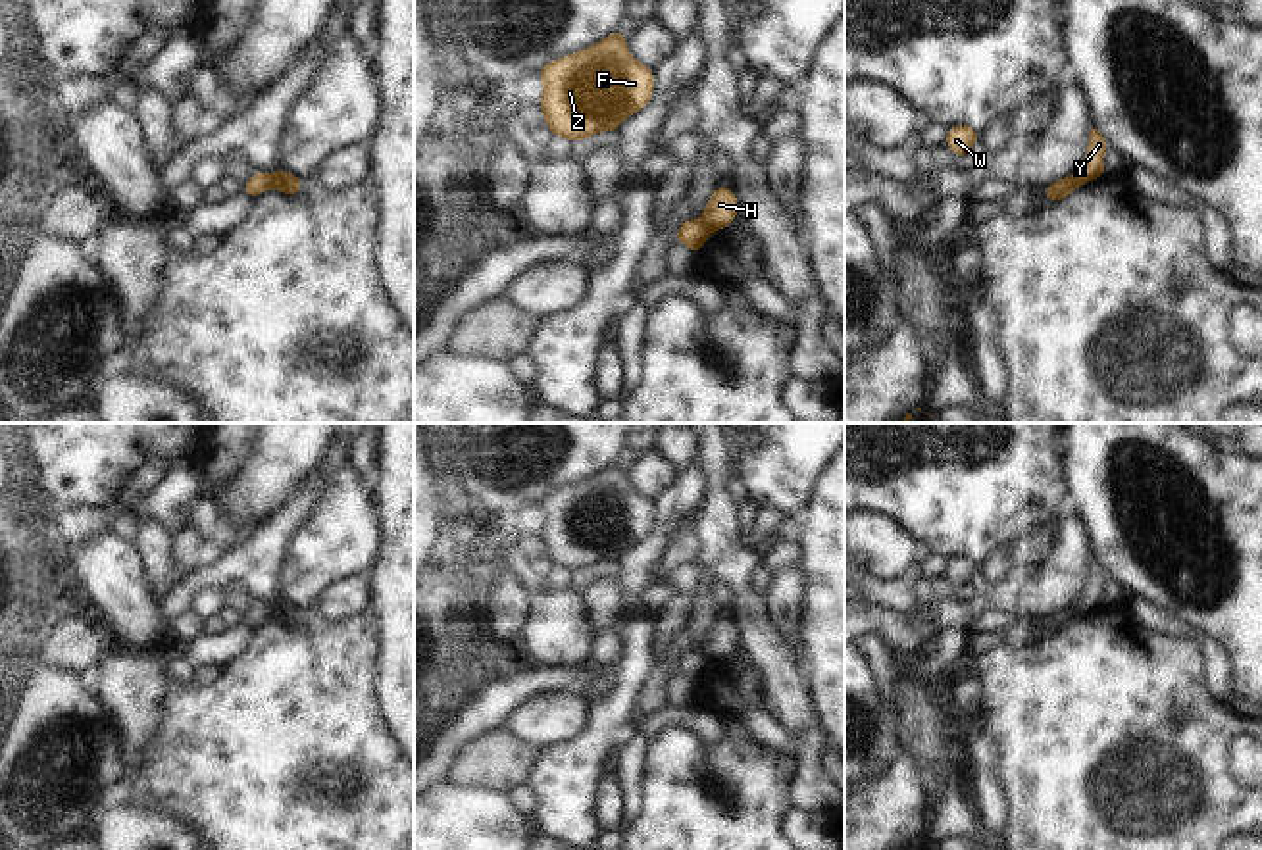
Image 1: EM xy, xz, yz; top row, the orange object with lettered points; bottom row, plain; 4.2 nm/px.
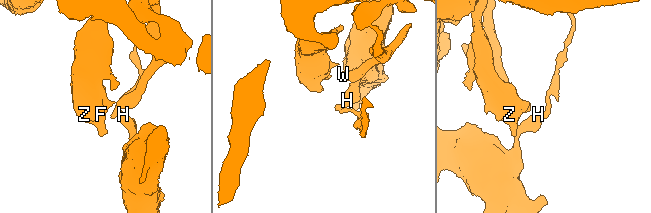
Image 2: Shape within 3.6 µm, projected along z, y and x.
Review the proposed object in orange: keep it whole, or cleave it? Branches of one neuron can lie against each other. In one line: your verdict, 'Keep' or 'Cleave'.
Cleave

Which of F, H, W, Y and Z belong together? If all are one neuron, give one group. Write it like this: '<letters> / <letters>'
F W Y Z / H

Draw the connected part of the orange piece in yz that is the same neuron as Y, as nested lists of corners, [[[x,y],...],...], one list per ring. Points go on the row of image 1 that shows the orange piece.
[[[1093,123],[1087,135],[1089,135],[1089,148],[1087,148],[1081,169],[1075,173],[1077,187],[1087,185],[1089,181],[1098,179],[1106,173],[1104,152],[1108,148],[1108,140]]]

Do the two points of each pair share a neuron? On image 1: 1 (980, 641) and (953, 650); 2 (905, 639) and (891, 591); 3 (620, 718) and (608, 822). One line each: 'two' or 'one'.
1: one
2: two
3: two

